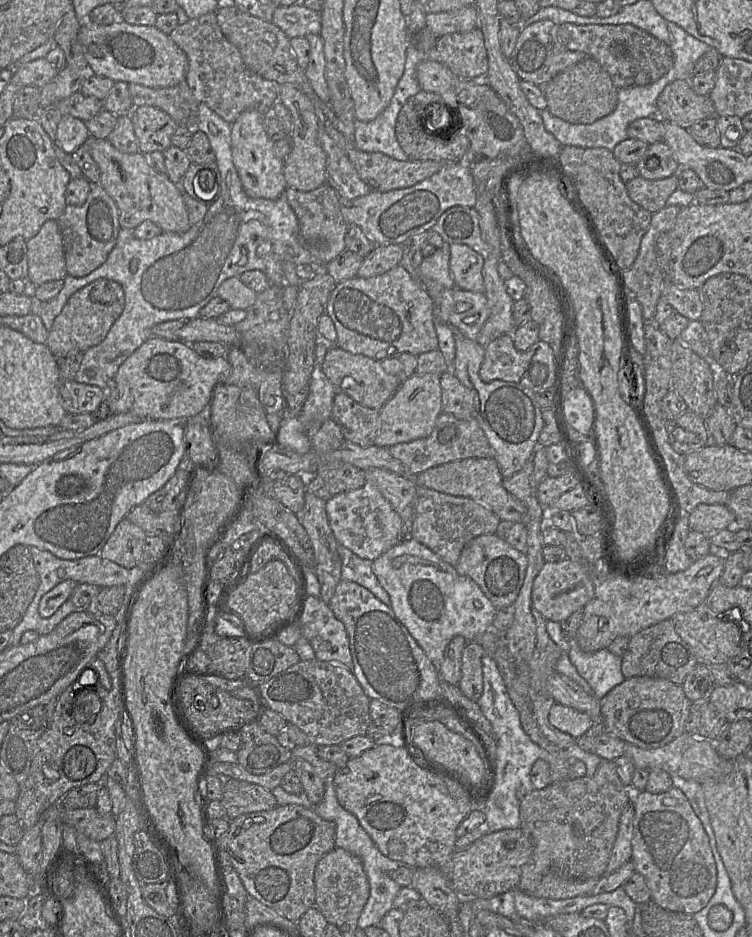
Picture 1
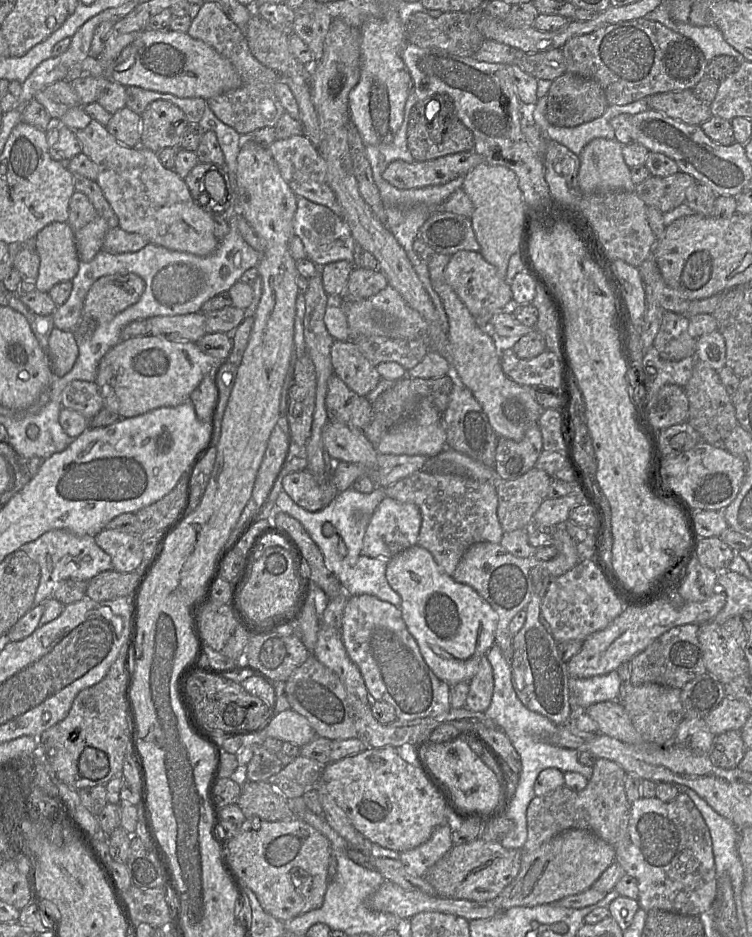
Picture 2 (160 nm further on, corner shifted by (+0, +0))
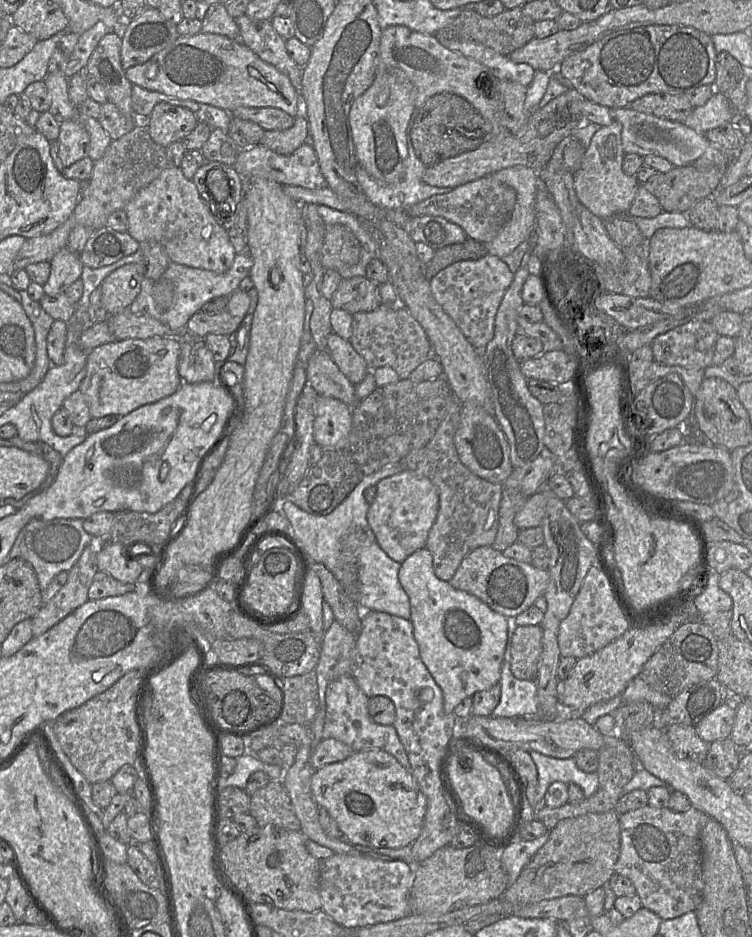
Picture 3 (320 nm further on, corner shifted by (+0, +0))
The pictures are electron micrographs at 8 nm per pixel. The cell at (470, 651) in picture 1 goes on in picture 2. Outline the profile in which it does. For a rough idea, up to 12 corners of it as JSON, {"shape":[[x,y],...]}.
{"shape":[[483,656],[469,681],[466,708],[485,712],[494,691],[493,669]]}

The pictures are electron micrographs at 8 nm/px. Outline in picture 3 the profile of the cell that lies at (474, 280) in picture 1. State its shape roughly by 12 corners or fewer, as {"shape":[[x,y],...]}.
{"shape":[[486,254],[430,280],[435,300],[484,350],[514,274]]}

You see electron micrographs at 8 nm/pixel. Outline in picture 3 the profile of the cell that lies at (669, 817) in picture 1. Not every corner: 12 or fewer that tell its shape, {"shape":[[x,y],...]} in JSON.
{"shape":[[693,806],[619,815],[614,871],[662,920],[695,911],[704,882]]}

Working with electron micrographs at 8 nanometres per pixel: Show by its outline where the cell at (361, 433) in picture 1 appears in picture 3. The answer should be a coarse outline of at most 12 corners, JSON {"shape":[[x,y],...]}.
{"shape":[[316,350],[306,367],[318,395],[354,407],[355,385],[328,350]]}

